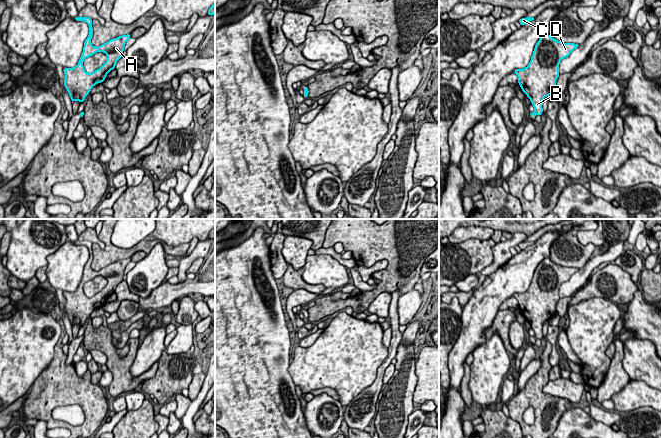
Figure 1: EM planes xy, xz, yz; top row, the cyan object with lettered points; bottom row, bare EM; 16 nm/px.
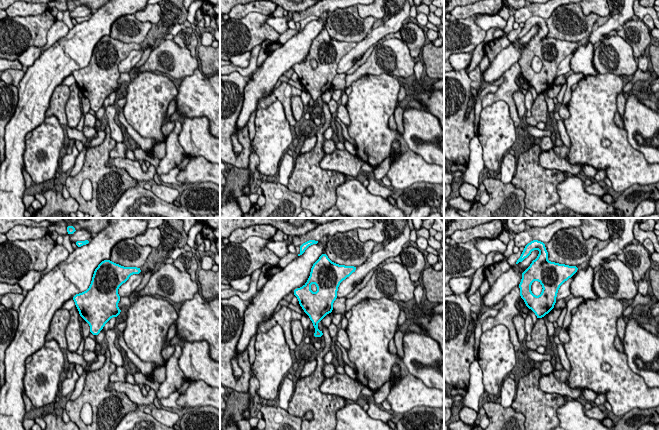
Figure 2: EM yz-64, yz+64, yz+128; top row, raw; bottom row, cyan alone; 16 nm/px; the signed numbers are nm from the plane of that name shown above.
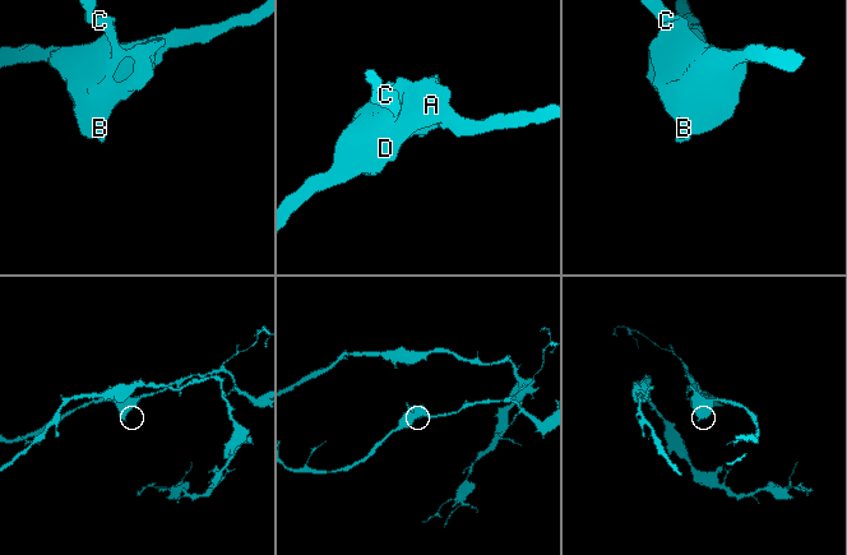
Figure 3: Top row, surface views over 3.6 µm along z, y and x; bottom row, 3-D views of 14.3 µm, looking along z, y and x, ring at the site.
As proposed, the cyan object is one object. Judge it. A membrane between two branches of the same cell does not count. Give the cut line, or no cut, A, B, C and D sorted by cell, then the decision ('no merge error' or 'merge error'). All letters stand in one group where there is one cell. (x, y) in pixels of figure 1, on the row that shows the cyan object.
no cut | A B C D | no merge error

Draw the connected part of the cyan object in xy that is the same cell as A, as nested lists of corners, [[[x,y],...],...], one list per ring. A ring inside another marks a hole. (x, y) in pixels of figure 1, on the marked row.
[[[75,17],[76,21],[84,21],[89,26],[89,35],[84,42],[83,52],[74,68],[63,68],[65,74],[64,87],[67,89],[72,103],[77,100],[82,103],[90,93],[94,85],[102,83],[106,75],[115,69],[117,61],[123,57],[123,51],[126,42],[131,38],[131,34],[122,35],[111,39],[108,42],[95,47],[91,44],[93,36],[92,19],[89,17]],[[97,52],[103,52],[107,55],[107,61],[92,73],[87,73],[83,62],[86,58]]]

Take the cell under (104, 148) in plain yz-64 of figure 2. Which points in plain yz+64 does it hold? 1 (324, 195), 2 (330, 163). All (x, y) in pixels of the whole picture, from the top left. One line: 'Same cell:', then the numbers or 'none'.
Same cell: 1

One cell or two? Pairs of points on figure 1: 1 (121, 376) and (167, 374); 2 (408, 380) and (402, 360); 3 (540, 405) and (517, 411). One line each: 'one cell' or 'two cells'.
1: two cells
2: one cell
3: one cell

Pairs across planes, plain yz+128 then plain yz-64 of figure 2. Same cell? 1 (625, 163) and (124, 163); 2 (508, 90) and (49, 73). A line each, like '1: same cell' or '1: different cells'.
1: different cells
2: different cells

